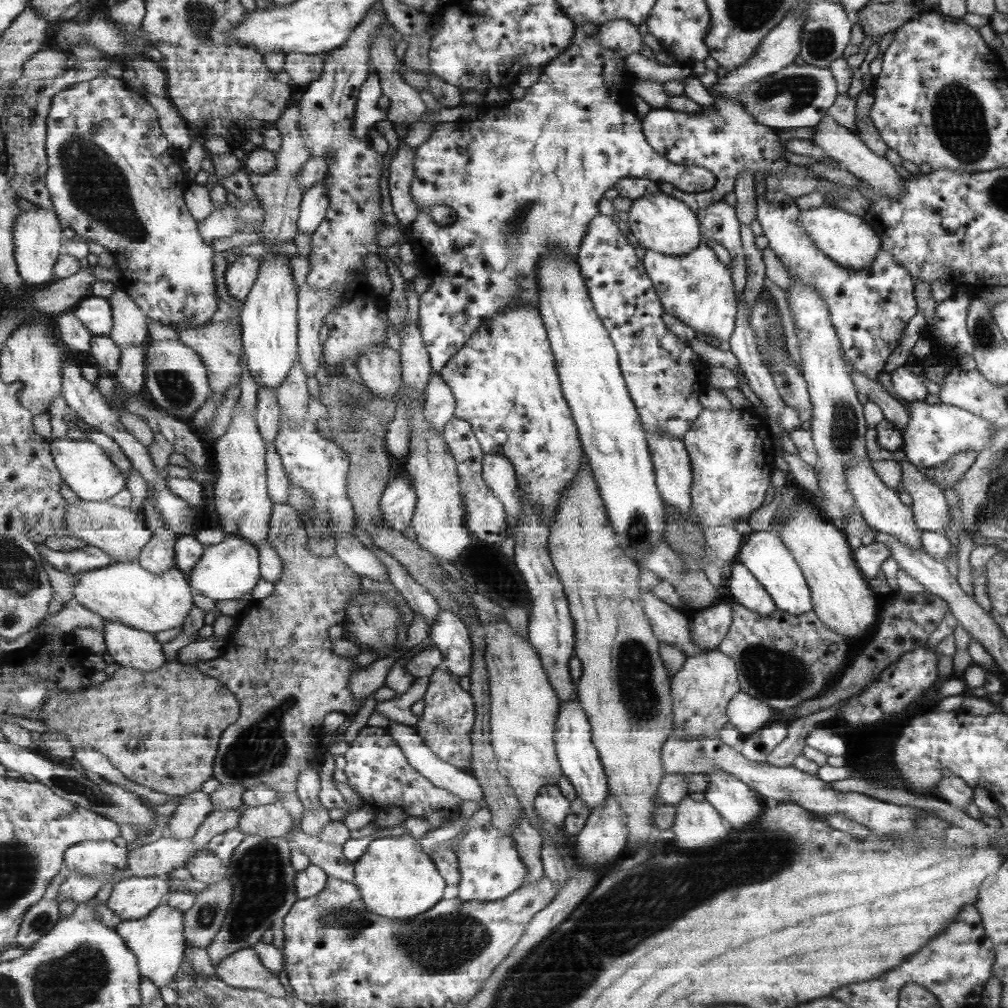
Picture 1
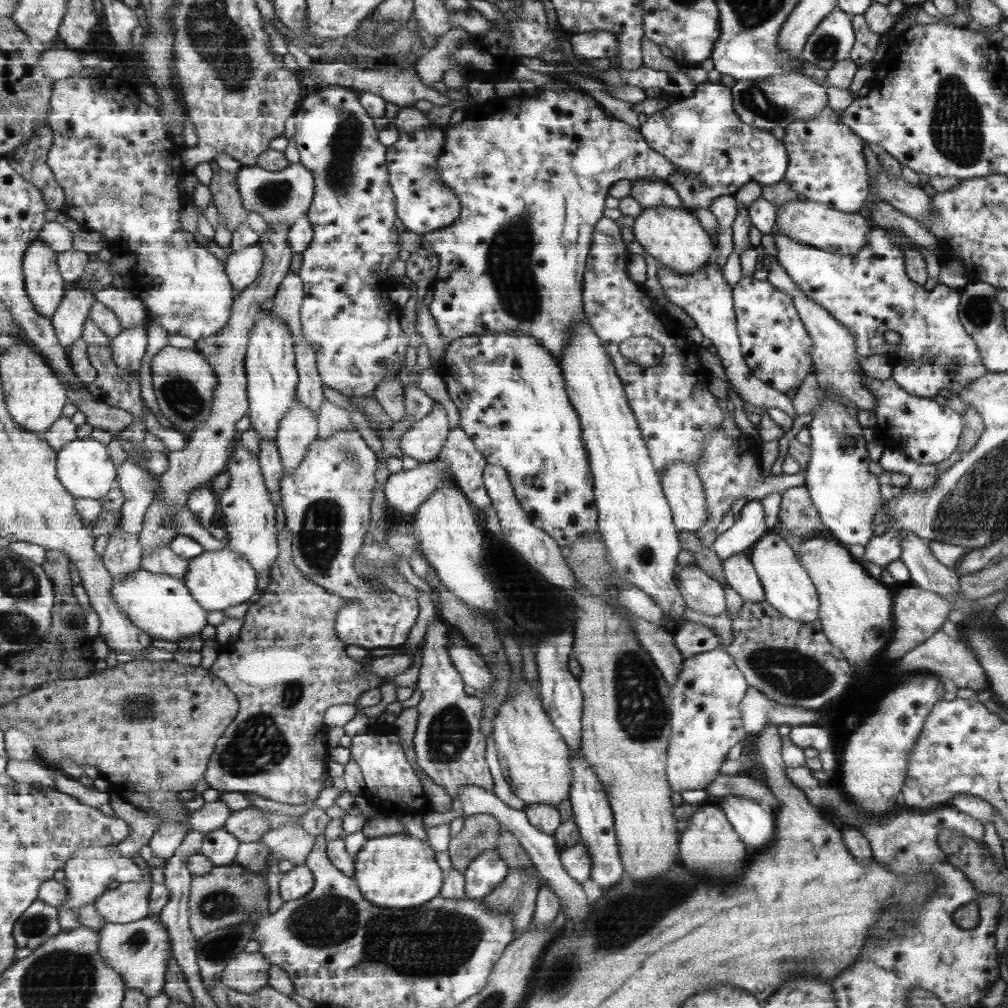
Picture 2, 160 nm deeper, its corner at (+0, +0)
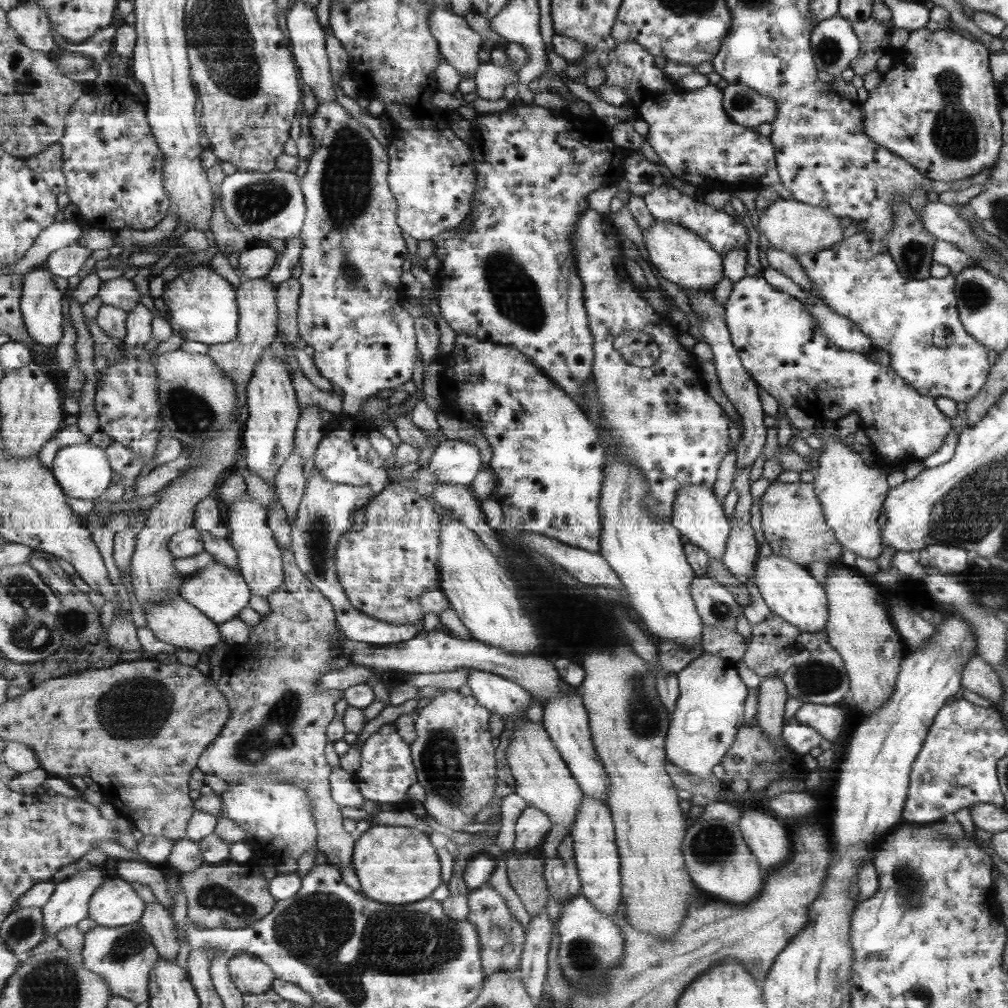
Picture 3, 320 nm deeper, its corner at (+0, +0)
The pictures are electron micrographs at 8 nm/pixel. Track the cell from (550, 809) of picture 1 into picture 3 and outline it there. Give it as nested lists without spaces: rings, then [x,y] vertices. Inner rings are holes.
[[[528,807],[516,822],[516,841],[514,850],[526,854],[529,850],[541,846],[553,828],[549,816],[534,807]]]

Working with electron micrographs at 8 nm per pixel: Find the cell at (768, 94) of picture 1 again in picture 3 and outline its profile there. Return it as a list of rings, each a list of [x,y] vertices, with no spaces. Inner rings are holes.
[[[728,84],[721,91],[722,107],[723,110],[725,111],[725,114],[727,114],[727,116],[731,119],[731,122],[754,129],[758,124],[765,124],[765,122],[767,124],[770,124],[770,122],[773,120],[773,117],[775,116],[776,113],[776,102],[772,98],[769,98],[768,96],[761,96],[760,94],[757,94],[756,90],[737,84],[735,85]]]

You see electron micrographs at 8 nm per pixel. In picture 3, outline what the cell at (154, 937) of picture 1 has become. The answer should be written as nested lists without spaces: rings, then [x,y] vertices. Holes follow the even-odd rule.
[[[140,922],[113,928],[97,925],[97,928],[85,934],[83,955],[85,967],[108,982],[113,997],[121,996],[137,1004],[148,1002],[151,972],[161,956],[152,936]]]

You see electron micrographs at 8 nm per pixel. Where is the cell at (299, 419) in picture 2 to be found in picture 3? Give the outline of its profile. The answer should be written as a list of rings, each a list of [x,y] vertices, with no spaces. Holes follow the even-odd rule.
[[[298,448],[287,459],[287,462],[277,475],[275,486],[278,491],[278,498],[283,508],[288,512],[288,521],[292,525],[297,522],[300,504],[306,493],[307,478],[303,470],[302,456]]]

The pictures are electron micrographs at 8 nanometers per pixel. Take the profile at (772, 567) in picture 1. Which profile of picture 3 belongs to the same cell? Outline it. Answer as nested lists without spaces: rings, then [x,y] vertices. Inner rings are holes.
[[[771,553],[756,559],[752,578],[772,615],[777,615],[801,631],[824,630],[828,622],[828,597],[805,567],[784,558],[784,555]]]

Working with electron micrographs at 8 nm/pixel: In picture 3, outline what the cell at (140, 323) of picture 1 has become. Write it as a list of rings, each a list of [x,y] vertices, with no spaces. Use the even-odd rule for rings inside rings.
[[[109,279],[102,282],[99,296],[105,305],[113,305],[129,312],[141,302],[141,294],[132,279]]]

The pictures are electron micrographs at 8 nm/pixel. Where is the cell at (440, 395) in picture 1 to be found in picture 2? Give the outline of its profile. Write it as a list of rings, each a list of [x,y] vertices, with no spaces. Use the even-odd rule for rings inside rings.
[[[436,403],[429,416],[415,421],[414,427],[403,435],[401,448],[406,456],[419,463],[430,463],[439,458],[448,441],[450,430],[447,412]]]

